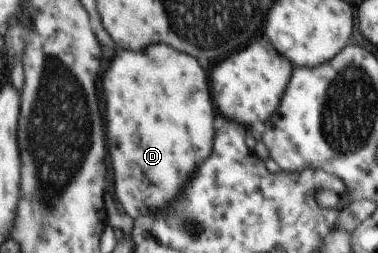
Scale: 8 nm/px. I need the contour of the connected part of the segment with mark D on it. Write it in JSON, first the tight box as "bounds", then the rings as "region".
{"bounds":[101,43,213,219],"region":[[[157,43],[143,51],[119,49],[107,65],[101,77],[101,89],[105,99],[105,137],[107,151],[113,167],[113,189],[115,199],[123,205],[131,219],[143,217],[147,209],[163,207],[167,201],[181,195],[183,181],[199,161],[211,155],[213,141],[213,103],[209,95],[209,85],[203,67],[177,49]]]}

